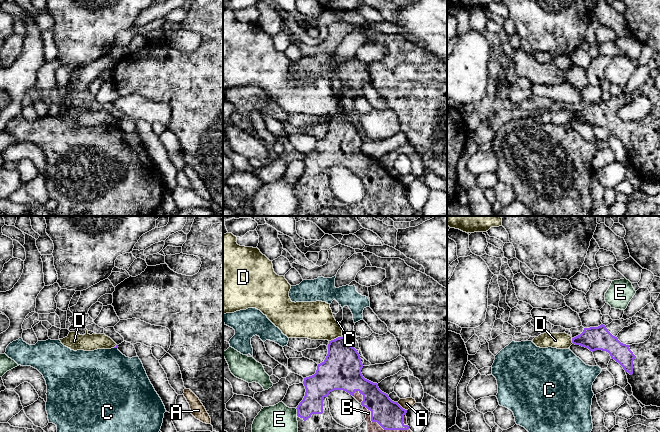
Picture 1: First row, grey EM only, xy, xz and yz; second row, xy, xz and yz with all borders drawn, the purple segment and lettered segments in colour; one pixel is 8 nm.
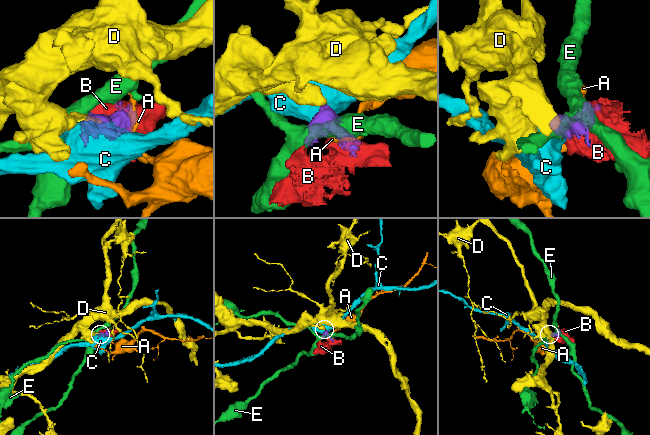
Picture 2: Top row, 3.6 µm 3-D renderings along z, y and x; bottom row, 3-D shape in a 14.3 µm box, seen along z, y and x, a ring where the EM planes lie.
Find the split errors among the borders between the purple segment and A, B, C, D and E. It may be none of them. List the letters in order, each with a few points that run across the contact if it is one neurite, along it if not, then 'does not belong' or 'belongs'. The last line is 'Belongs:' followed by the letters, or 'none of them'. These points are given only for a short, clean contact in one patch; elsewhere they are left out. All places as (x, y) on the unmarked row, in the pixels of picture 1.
A: line xz (397, 178), (406, 186); does not belong
B: belongs
C: line xy (114, 123), (117, 124); does not belong
D: line xz (340, 112), (329, 117); does not belong
E: line xz (295, 184), (297, 191); does not belong
Belongs: B

